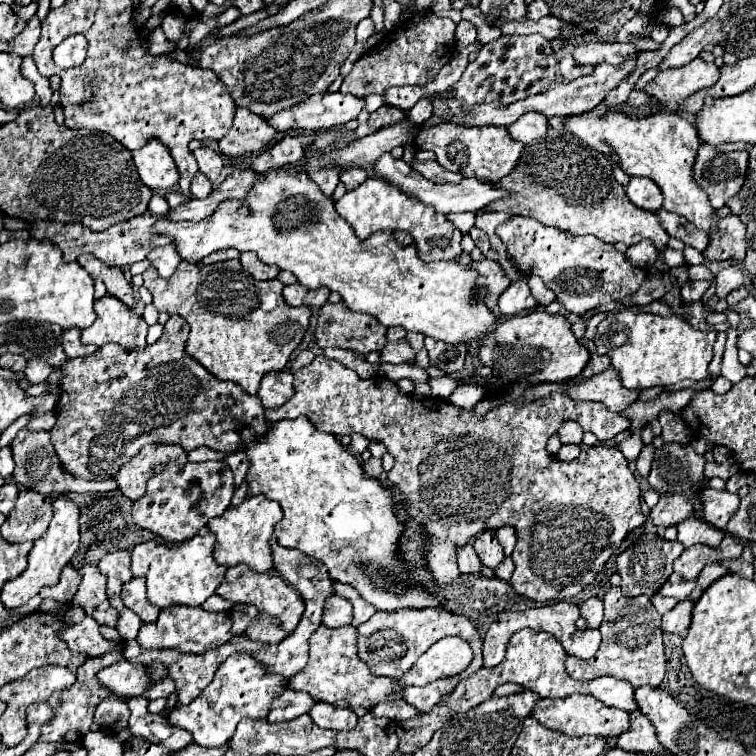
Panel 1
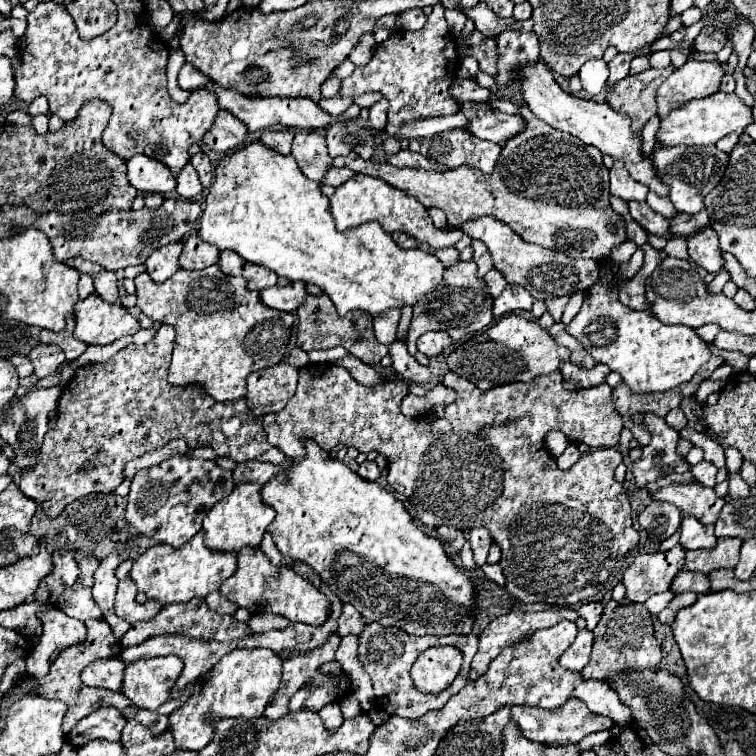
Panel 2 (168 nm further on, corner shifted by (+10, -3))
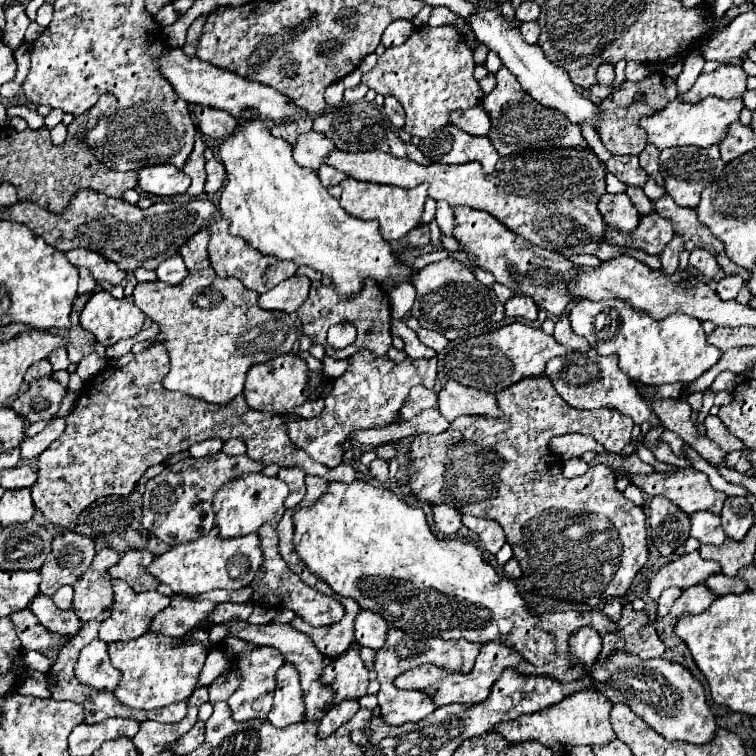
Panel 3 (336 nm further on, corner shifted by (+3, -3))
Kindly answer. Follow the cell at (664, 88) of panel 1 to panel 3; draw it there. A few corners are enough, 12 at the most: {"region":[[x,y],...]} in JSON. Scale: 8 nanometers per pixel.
{"region":[[721,65],[699,75],[679,99],[741,99],[747,73],[739,65]]}

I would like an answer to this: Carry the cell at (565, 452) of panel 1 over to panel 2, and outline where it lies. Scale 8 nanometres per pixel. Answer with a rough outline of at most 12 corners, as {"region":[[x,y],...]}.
{"region":[[570,443],[556,463],[560,469],[570,469],[578,461],[580,451]]}

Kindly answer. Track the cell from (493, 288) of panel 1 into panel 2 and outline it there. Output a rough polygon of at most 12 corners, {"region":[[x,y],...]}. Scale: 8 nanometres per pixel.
{"region":[[474,261],[448,267],[414,307],[408,347],[426,331],[464,343],[492,325]]}

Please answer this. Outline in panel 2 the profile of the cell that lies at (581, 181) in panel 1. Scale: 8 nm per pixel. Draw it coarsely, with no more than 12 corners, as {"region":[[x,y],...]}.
{"region":[[528,109],[490,175],[334,159],[450,227],[608,259],[628,239],[602,153]]}

